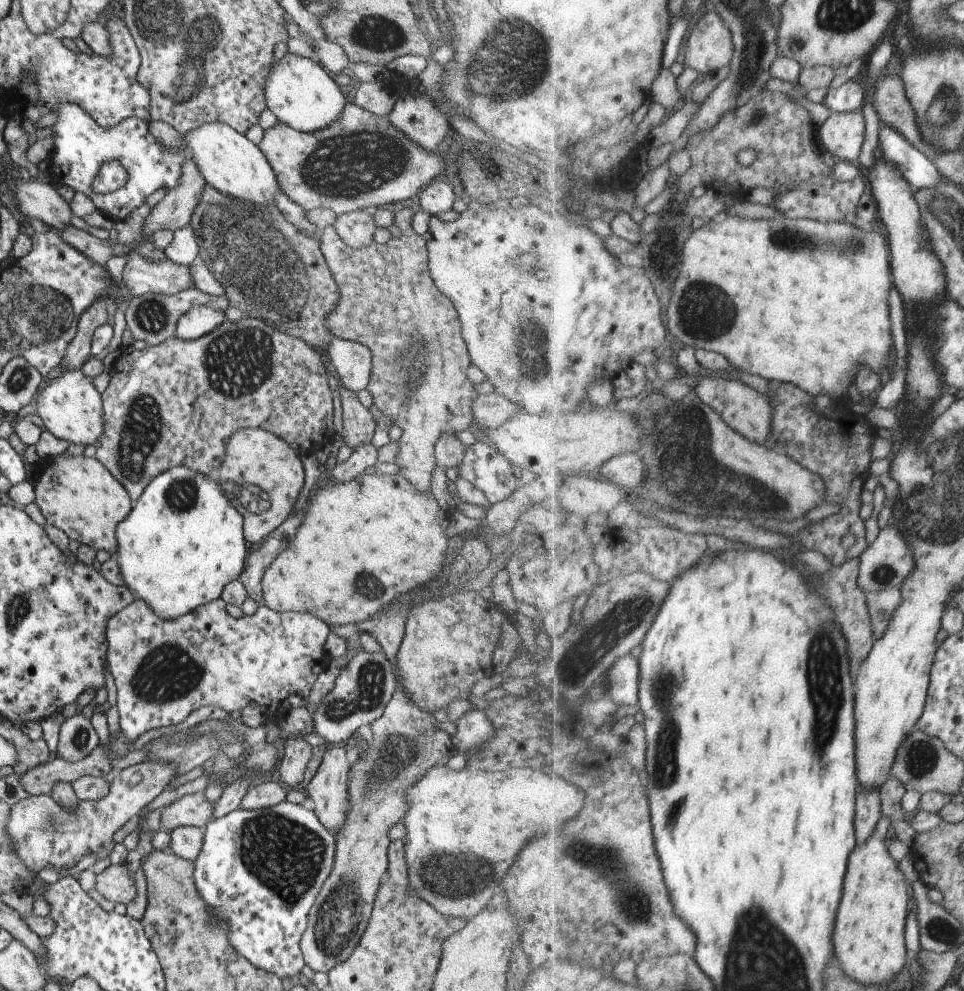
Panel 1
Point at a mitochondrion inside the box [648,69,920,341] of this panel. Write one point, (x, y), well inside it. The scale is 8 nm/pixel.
(788, 239)

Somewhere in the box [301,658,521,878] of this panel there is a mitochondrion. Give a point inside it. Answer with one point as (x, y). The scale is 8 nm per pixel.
(401, 749)

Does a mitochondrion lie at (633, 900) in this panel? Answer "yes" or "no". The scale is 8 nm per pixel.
yes

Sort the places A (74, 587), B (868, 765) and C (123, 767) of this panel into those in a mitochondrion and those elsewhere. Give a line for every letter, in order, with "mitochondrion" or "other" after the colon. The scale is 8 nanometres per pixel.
A: other
B: other
C: other

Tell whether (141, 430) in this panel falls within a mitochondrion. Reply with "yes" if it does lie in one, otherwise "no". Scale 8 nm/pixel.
yes

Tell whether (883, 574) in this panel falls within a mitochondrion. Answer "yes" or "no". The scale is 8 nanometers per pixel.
yes

